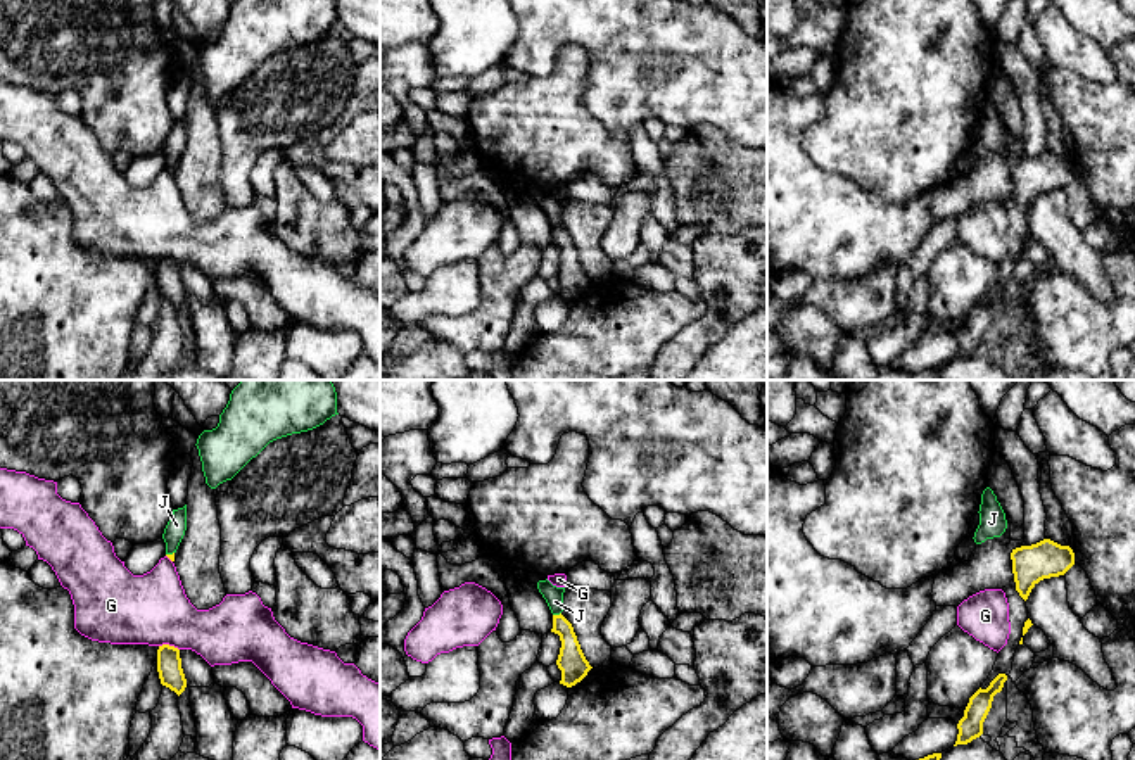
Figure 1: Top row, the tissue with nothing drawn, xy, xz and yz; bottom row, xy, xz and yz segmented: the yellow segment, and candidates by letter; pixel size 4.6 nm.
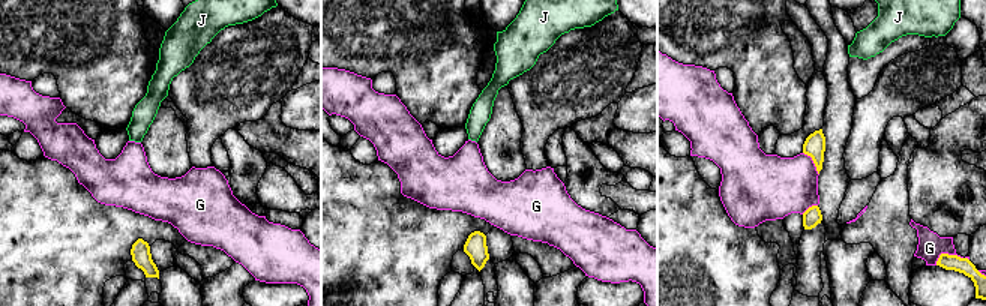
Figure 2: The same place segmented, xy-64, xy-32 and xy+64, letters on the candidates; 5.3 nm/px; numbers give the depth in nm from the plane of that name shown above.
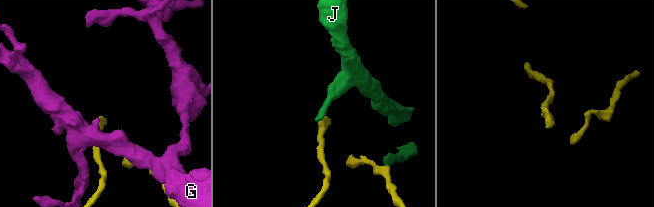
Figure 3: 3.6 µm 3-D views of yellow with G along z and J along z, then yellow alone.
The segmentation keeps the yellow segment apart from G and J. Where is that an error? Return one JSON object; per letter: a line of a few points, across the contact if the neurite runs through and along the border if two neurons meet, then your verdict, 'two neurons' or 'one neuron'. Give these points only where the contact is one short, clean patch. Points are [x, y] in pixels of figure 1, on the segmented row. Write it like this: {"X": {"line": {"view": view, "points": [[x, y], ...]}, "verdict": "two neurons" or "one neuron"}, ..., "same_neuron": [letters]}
{"G": {"verdict": "two neurons"}, "J": {"line": {"view": "xz", "points": [[560, 612], [553, 615]]}, "verdict": "two neurons"}, "same_neuron": []}

